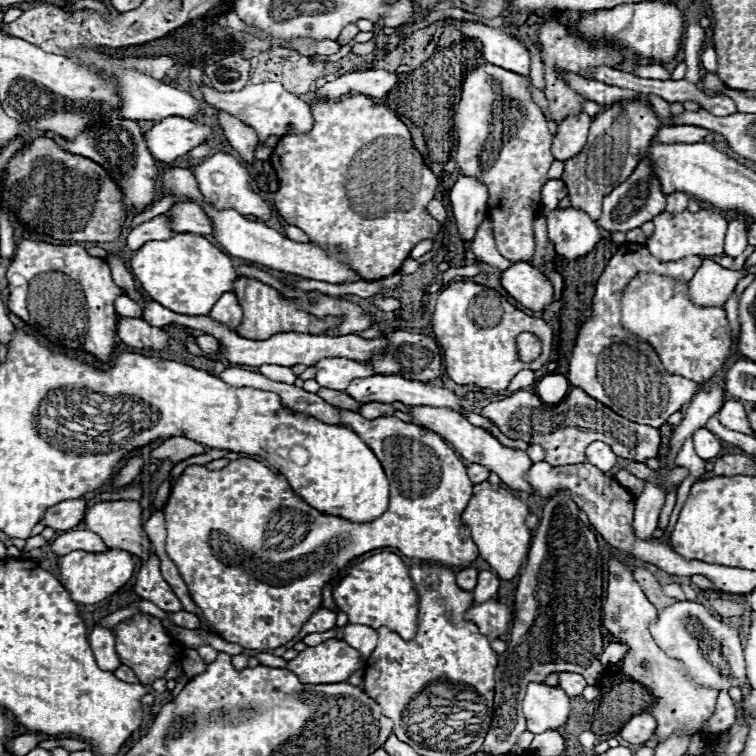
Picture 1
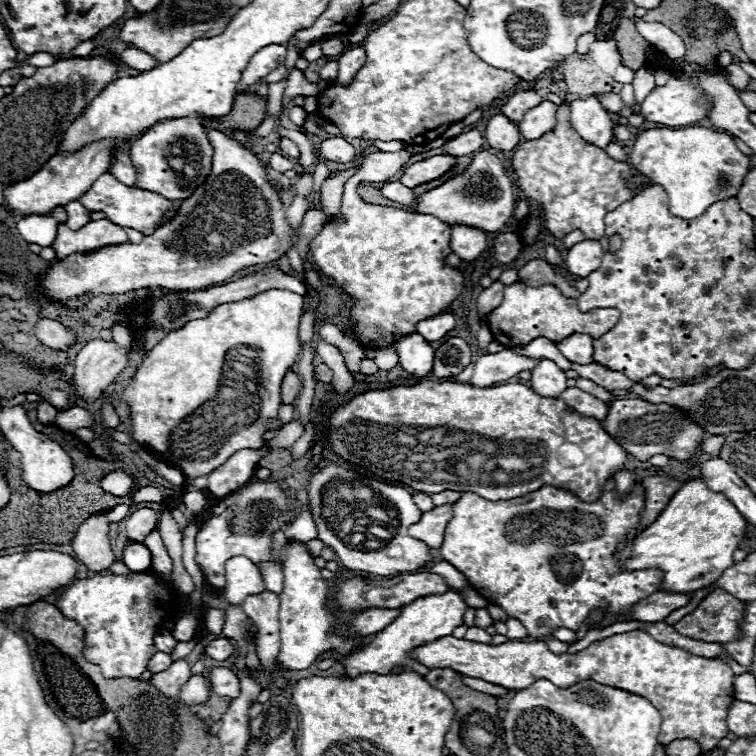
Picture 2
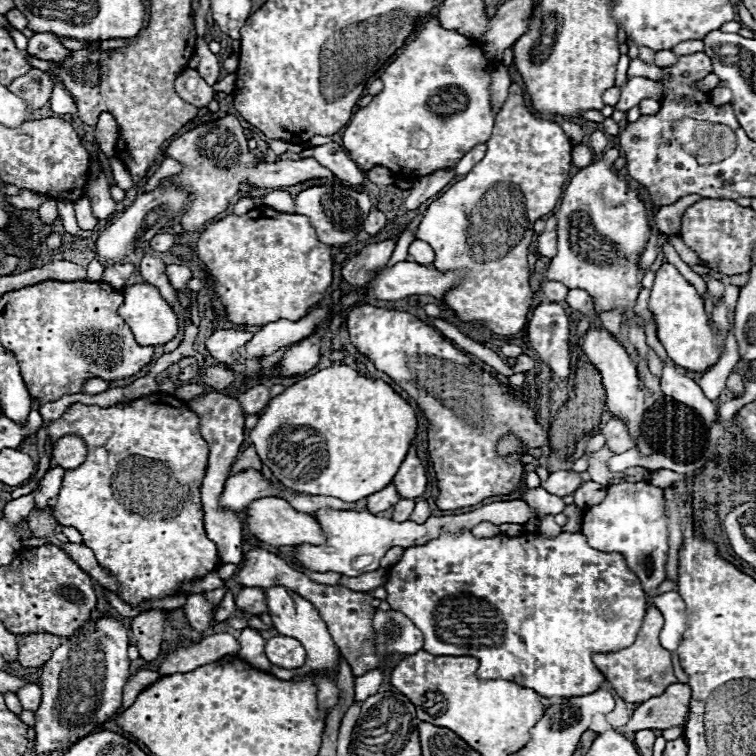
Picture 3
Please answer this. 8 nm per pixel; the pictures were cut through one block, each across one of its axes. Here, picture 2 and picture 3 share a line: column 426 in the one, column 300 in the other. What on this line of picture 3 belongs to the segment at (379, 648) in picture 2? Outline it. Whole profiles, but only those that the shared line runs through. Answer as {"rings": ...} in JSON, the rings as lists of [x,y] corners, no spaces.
{"rings":[[[286,586],[264,588],[264,594],[266,594],[266,606],[268,606],[268,614],[272,618],[274,628],[284,636],[296,638],[306,648],[306,664],[302,668],[288,670],[288,672],[272,670],[272,674],[282,678],[282,680],[290,680],[294,674],[302,674],[302,672],[314,672],[314,670],[318,670],[318,672],[336,672],[338,670],[338,648],[332,642],[332,638],[328,634],[328,628],[326,628],[324,620],[320,618],[318,610],[308,600],[304,600],[296,592],[288,590]]]}

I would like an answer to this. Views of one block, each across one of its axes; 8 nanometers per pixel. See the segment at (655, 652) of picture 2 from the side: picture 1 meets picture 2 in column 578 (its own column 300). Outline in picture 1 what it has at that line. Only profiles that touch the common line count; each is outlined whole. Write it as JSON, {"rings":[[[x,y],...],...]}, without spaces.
{"rings":[[[330,638],[318,646],[302,650],[286,668],[294,672],[302,684],[334,684],[346,682],[360,664],[360,654],[354,648],[342,640]]]}

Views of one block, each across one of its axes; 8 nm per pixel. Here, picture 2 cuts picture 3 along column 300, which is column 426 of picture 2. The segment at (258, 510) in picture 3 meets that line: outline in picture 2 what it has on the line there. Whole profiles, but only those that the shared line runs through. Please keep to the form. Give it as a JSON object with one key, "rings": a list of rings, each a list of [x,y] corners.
{"rings":[[[450,504],[436,506],[430,512],[424,512],[422,518],[408,528],[408,534],[426,542],[430,548],[440,548],[446,526],[452,520],[452,516],[454,516],[454,512],[452,512]]]}

